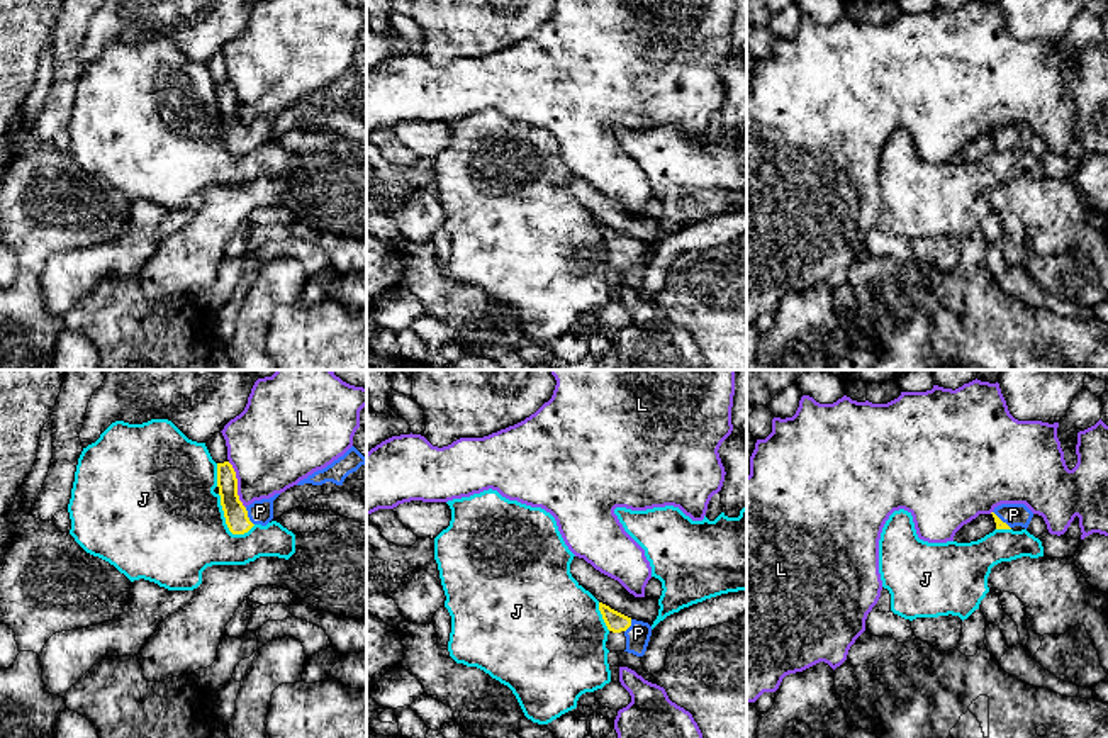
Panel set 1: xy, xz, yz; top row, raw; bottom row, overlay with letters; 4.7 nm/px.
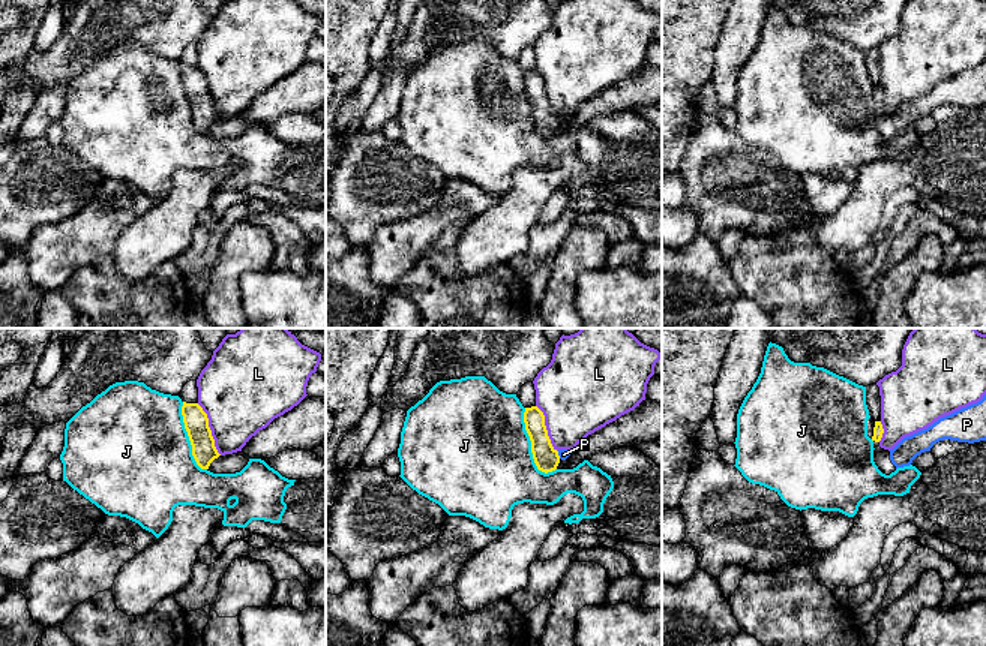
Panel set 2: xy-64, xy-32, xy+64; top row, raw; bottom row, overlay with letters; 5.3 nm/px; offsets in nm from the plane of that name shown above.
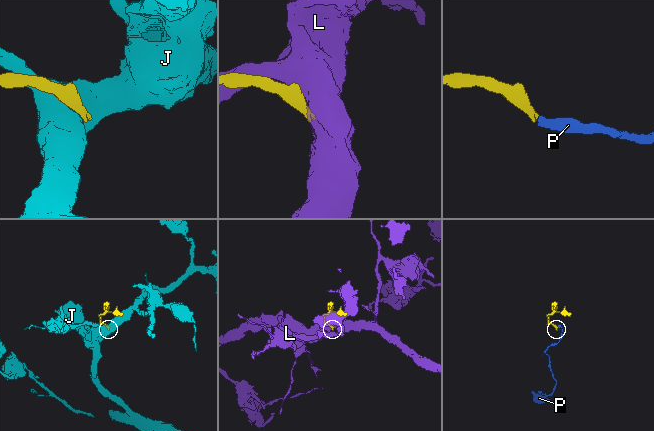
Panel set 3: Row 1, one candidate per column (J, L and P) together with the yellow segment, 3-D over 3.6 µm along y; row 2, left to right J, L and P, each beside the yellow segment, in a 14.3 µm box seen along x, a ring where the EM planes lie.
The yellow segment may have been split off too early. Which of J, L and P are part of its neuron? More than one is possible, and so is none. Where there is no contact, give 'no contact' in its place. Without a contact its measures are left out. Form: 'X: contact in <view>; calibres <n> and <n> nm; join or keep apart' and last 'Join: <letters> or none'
J: contact in xy; calibres 110 and 480 nm; keep apart
L: contact in xy; calibres 110 and 420 nm; keep apart
P: contact in xy; calibres 110 and 110 nm; join
Join: P

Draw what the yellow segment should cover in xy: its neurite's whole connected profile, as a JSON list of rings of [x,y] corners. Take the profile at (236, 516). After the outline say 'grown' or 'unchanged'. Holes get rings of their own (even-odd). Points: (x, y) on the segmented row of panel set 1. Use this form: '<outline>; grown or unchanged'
[[[229,461],[217,463],[217,487],[226,524],[232,534],[244,534],[255,524],[266,526],[273,519],[273,500],[280,494],[244,507],[238,495],[236,472]]]; grown

